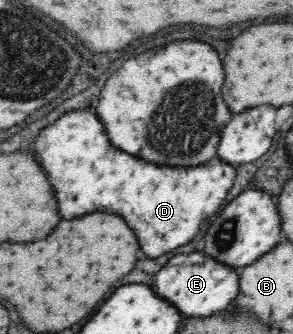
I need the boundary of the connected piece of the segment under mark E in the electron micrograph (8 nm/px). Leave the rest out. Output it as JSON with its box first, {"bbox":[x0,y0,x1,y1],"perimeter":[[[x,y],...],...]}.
{"bbox":[155,251,240,317],"perimeter":[[[202,251],[173,256],[155,278],[155,290],[165,300],[173,302],[185,317],[211,316],[227,309],[240,294],[240,274],[237,267],[229,266]]]}

